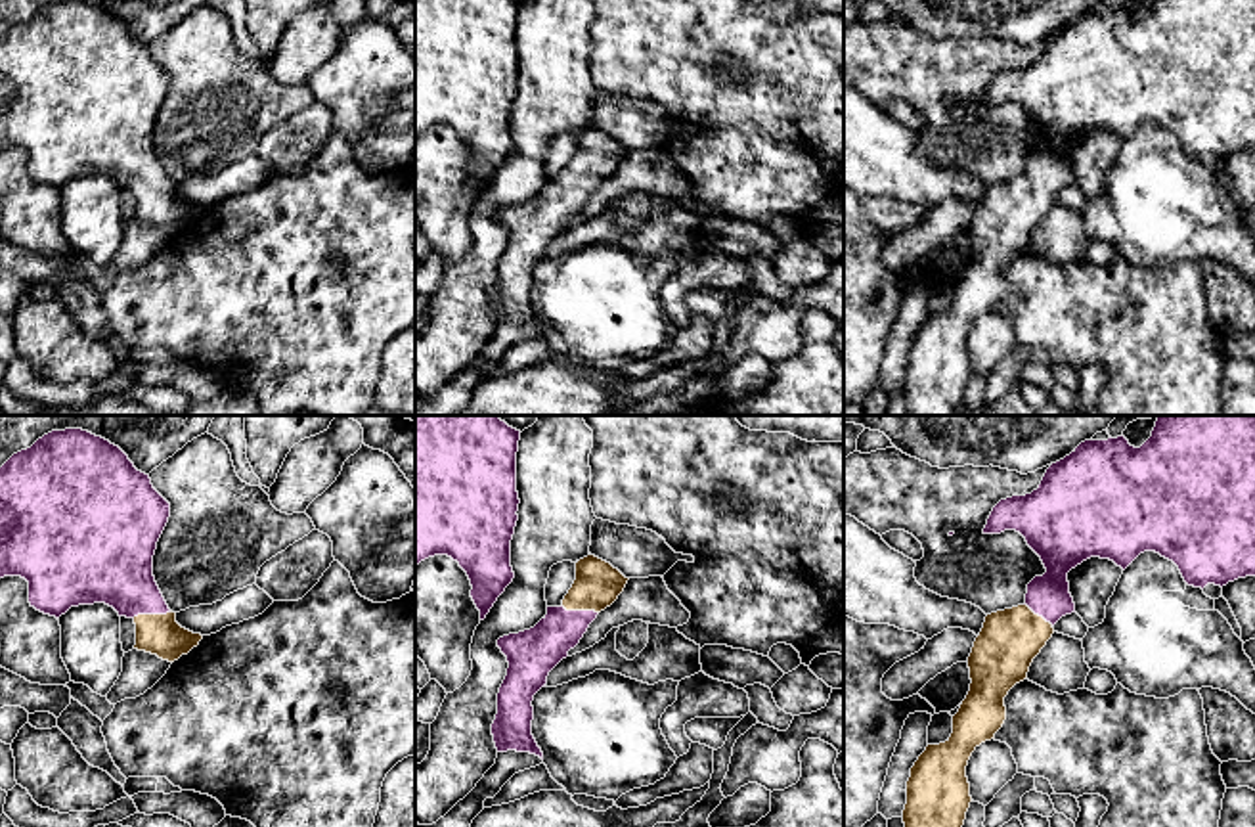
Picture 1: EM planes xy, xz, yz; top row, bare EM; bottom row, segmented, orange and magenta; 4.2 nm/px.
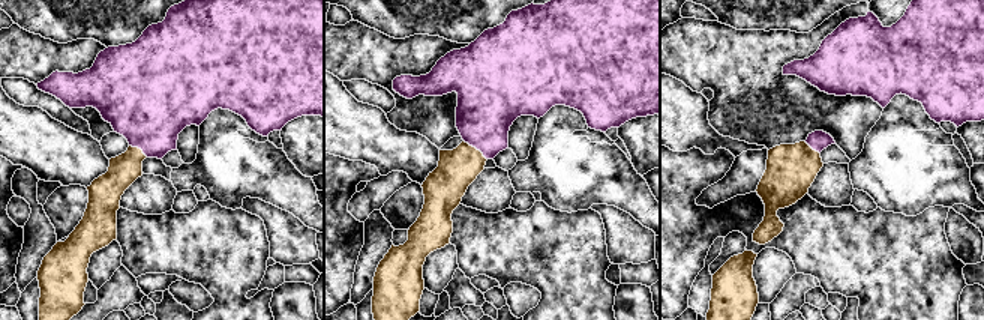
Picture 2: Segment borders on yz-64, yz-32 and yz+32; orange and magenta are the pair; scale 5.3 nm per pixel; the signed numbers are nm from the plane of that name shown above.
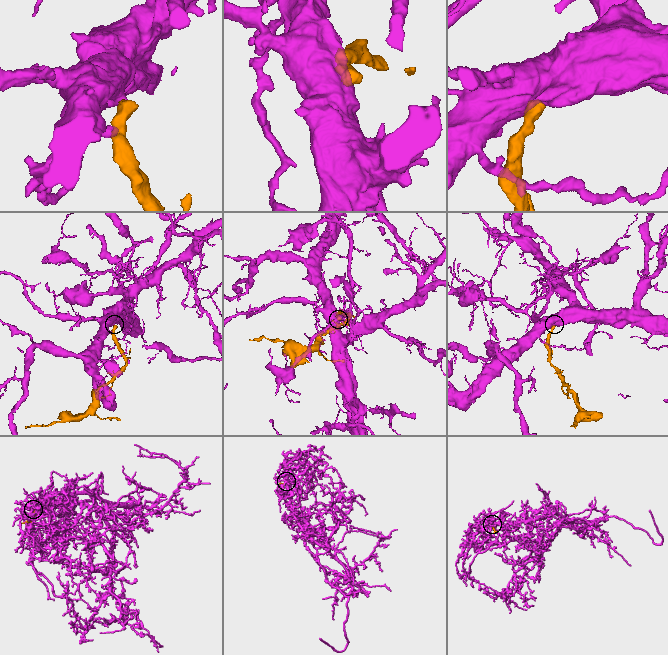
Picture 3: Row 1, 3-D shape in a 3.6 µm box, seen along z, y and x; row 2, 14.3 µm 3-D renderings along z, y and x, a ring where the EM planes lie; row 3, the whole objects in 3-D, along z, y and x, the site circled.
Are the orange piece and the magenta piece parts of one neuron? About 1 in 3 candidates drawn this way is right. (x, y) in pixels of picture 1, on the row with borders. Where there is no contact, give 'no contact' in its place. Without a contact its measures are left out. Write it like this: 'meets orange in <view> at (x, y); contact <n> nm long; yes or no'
meets orange in xy at (152, 615); contact 170 nm long; yes

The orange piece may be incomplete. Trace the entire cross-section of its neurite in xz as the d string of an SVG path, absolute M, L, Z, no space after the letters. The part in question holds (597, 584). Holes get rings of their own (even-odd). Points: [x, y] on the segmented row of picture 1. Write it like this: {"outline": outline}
{"outline": "M587 555L576 563L576 580L561 607L547 607L534 628L497 639L509 662L492 724L497 752L530 752L543 760L532 735L534 695L545 687L549 672L580 643L597 615L618 599L628 580L610 563Z"}

